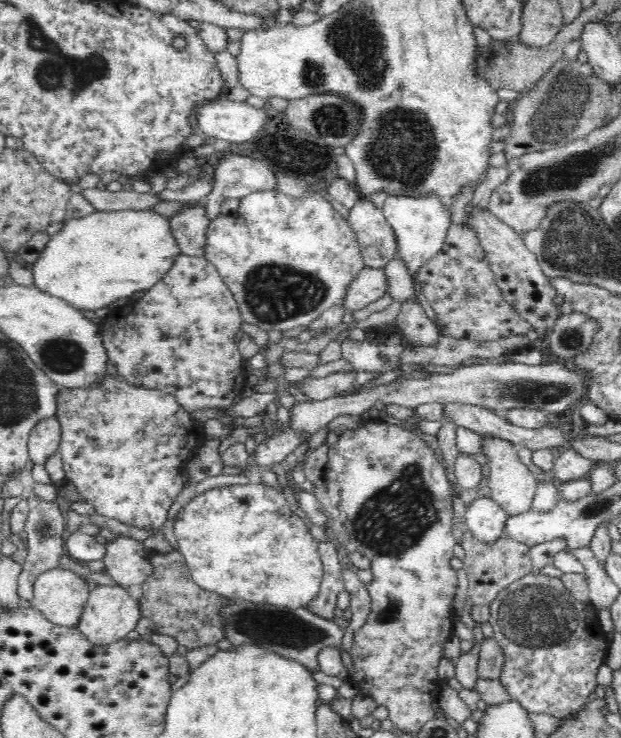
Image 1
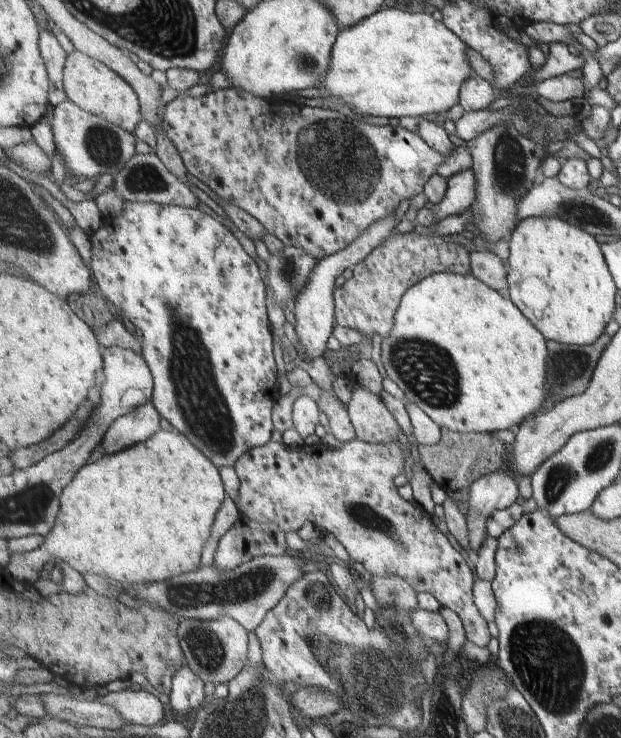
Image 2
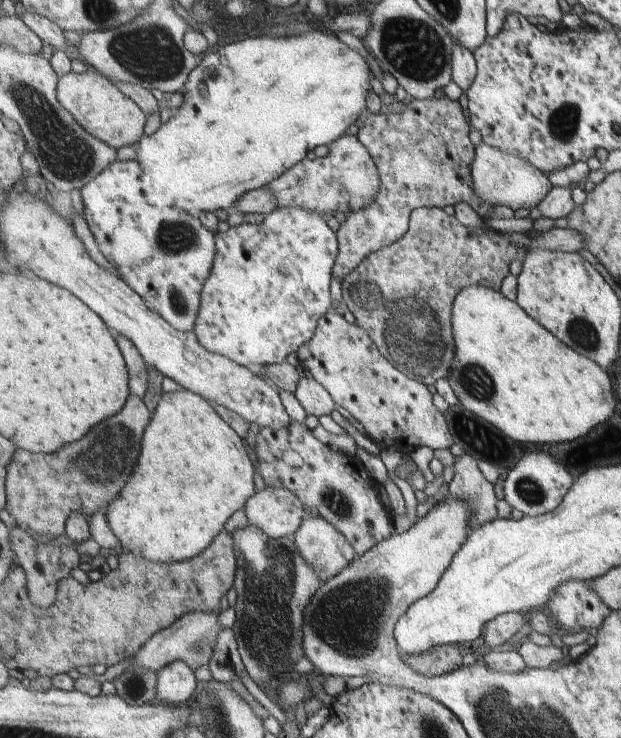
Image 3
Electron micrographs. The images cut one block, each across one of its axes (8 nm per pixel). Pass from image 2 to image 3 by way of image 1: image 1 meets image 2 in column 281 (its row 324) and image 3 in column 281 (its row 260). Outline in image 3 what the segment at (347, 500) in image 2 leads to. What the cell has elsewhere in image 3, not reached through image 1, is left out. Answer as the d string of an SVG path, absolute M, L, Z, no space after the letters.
M292 420L288 427L282 429L263 427L255 436L253 452L256 454L258 469L265 486L288 488L301 499L307 510L317 508L319 516L327 519L345 535L357 556L364 555L394 534L391 514L385 510L377 493L378 484L358 457L343 454L343 450L333 450L331 446L315 438L315 434L304 423L296 420Z

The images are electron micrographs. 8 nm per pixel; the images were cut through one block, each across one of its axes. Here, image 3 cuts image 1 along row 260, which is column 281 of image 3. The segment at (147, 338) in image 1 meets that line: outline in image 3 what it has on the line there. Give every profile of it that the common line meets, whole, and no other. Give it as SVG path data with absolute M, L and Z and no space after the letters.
M356 134L343 135L333 141L324 157L305 157L263 188L276 196L277 208L303 207L328 218L339 212L349 217L356 211L365 210L378 197L381 185L377 163Z

